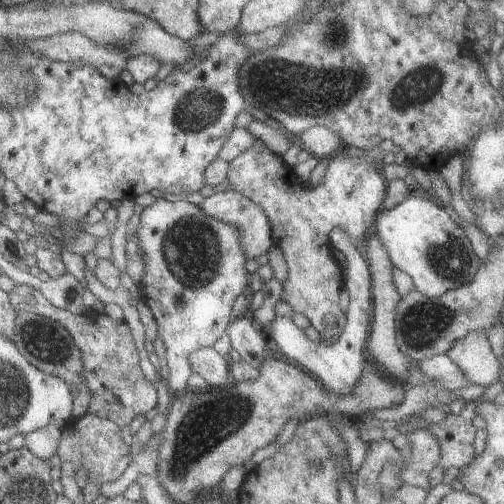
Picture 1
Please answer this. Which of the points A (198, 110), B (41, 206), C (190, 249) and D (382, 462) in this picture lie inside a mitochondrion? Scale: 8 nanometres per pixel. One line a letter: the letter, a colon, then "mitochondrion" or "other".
A: mitochondrion
B: other
C: mitochondrion
D: other

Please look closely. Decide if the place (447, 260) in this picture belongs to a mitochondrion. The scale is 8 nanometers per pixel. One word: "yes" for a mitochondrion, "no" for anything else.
yes

